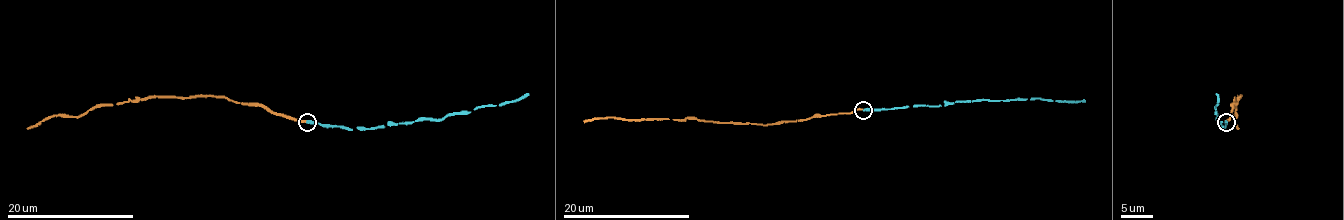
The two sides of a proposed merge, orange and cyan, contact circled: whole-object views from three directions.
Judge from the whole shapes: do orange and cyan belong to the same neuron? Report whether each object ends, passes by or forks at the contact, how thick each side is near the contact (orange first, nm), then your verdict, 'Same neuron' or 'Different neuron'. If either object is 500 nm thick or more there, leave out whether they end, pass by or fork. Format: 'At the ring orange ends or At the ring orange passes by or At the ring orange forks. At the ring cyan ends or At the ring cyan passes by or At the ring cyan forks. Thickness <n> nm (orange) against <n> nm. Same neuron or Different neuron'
At the ring orange ends. At the ring cyan ends. Thickness 220 nm (orange) against 360 nm. Same neuron

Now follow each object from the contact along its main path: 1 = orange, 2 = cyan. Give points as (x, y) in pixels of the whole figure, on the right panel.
1: (1226, 122), (1233, 105), (1241, 95), (1234, 100), (1234, 124), (1239, 129)
2: (1226, 122), (1222, 129), (1217, 119), (1219, 94)

